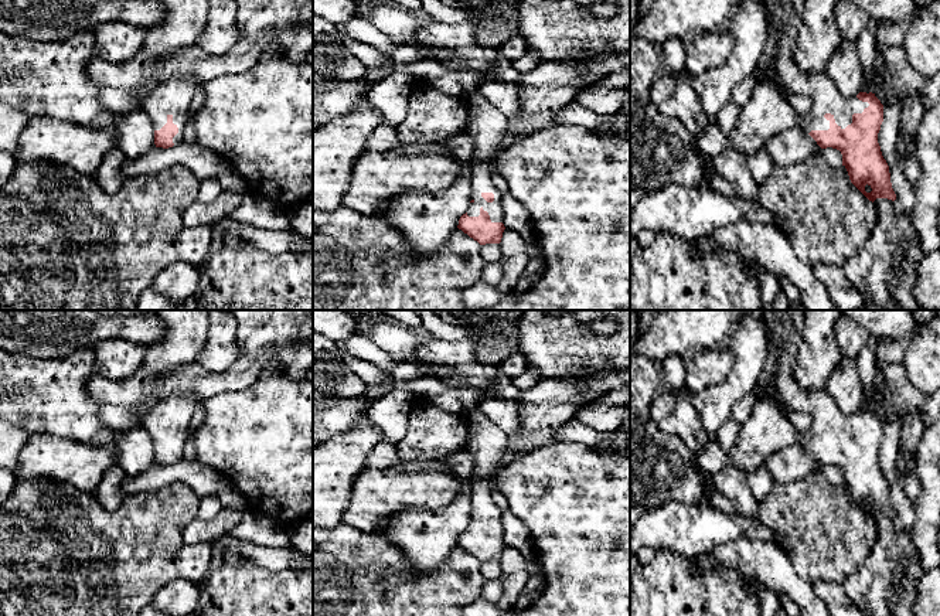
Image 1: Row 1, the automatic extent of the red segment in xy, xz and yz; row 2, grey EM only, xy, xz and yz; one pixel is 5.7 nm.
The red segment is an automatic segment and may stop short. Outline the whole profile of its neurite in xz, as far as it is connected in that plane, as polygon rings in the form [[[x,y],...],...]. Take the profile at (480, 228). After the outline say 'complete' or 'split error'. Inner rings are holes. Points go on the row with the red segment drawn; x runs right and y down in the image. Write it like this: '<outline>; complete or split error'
[[[477,160],[473,164],[470,200],[457,228],[480,245],[500,244],[505,229],[503,193],[493,183],[488,161]]]; split error

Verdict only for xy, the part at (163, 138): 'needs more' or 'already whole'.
needs more

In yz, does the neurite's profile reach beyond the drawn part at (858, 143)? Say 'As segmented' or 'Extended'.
Extended

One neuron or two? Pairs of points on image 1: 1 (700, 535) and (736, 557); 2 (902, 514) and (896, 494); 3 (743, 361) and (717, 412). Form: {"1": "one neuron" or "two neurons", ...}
{"1": "two neurons", "2": "one neuron", "3": "one neuron"}

